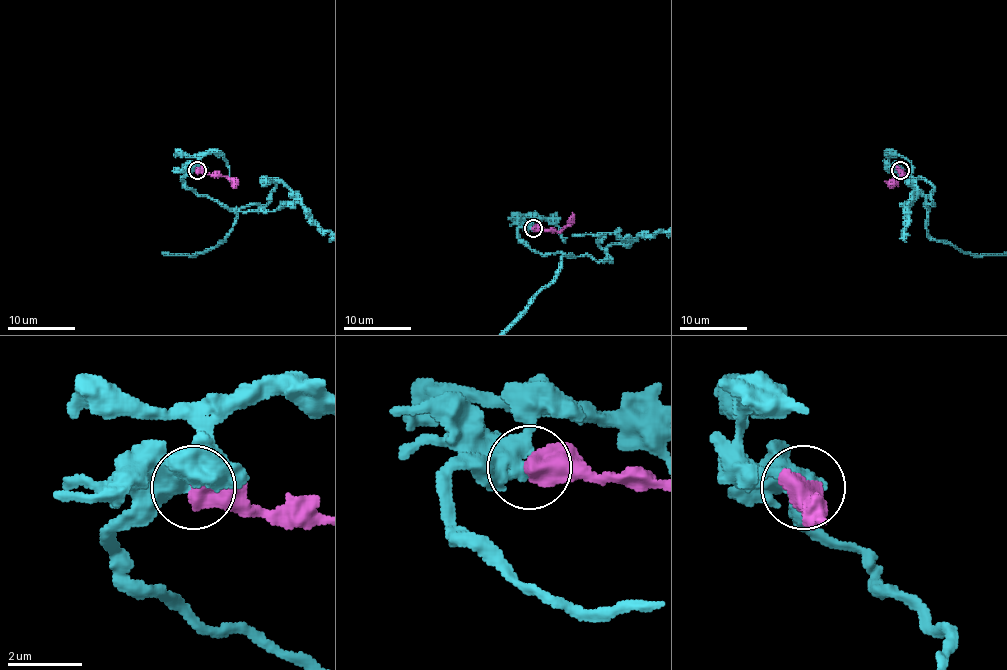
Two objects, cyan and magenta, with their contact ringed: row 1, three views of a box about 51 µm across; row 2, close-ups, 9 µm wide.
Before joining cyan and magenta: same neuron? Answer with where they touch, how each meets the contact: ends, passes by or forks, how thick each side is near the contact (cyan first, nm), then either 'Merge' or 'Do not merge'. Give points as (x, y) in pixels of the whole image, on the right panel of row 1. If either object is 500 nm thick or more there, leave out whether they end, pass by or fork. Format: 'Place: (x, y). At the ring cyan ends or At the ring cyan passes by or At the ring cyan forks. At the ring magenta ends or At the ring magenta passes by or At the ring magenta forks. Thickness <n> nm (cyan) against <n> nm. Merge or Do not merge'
Place: (900, 170). Thickness 480 nm (cyan) against 750 nm. Do not merge

